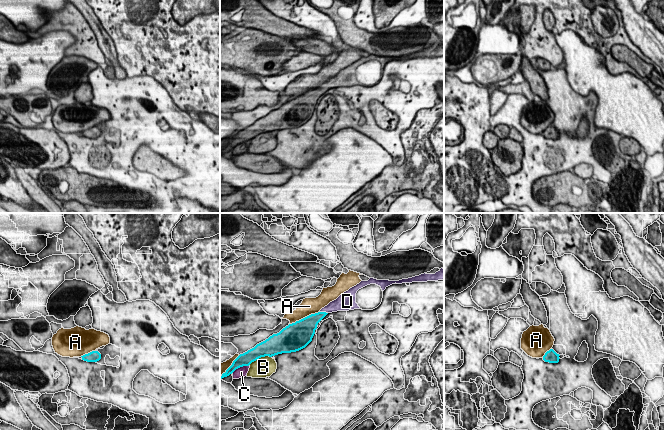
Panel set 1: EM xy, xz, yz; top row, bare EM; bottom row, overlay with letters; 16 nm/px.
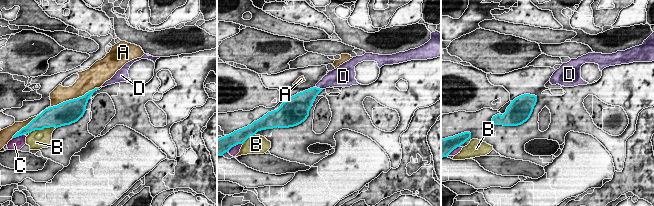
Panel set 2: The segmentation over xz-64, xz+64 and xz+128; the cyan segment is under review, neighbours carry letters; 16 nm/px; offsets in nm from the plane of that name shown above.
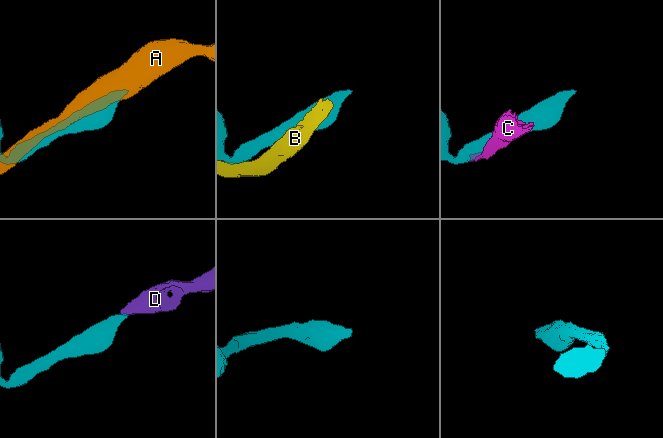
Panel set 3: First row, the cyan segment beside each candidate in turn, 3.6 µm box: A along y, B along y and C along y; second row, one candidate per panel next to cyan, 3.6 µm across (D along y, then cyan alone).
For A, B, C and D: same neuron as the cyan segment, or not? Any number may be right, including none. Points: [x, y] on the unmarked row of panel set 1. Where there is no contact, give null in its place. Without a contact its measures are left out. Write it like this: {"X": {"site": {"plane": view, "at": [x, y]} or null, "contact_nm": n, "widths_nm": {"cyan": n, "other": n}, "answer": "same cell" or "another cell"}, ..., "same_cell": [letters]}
{"A": {"site": {"plane": "xz", "at": [305, 93]}, "contact_nm": 550, "widths_nm": {"cyan": 400, "other": 260}, "answer": "another cell"}, "B": {"site": {"plane": "xz", "at": [260, 133]}, "contact_nm": 400, "widths_nm": {"cyan": 300, "other": 320}, "answer": "another cell"}, "C": {"site": {"plane": "xz", "at": [240, 142]}, "contact_nm": 320, "widths_nm": {"cyan": 220, "other": 160}, "answer": "another cell"}, "D": {"site": {"plane": "xz", "at": [324, 88]}, "contact_nm": 130, "widths_nm": {"cyan": 200, "other": 190}, "answer": "same cell"}, "same_cell": ["D"]}

